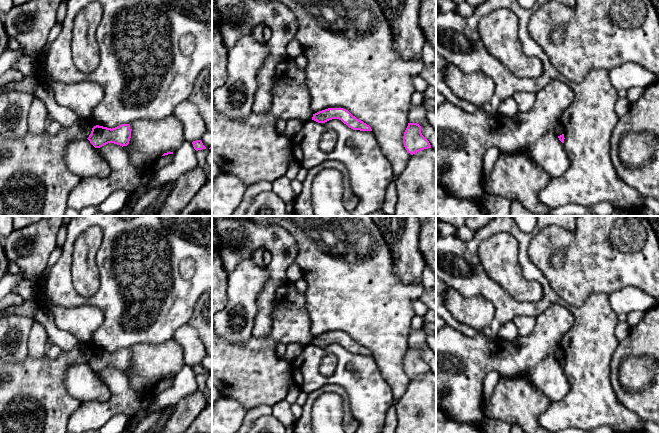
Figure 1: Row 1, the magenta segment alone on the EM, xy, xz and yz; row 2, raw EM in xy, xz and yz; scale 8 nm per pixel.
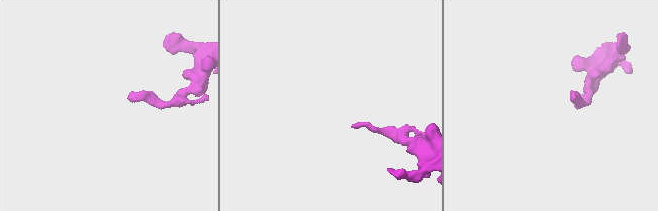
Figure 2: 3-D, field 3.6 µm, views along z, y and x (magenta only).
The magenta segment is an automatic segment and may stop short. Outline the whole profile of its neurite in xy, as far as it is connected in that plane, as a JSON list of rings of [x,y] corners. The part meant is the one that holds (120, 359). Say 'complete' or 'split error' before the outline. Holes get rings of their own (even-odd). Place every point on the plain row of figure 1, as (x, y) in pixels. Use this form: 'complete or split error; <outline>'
complete; [[[121,348],[115,352],[96,349],[92,352],[87,362],[95,372],[100,372],[108,367],[127,370],[131,362],[130,348]]]

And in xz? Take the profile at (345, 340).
complete; [[[328,332],[313,338],[312,344],[318,347],[325,347],[332,343],[339,343],[349,352],[360,355],[372,355],[371,351],[357,343],[344,332]]]

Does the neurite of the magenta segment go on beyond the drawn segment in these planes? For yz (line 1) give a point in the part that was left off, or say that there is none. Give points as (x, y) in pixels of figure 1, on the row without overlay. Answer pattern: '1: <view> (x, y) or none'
1: none

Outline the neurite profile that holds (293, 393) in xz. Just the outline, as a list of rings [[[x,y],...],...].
[[[295,384],[292,386],[291,389],[288,390],[287,395],[285,397],[285,400],[292,405],[293,403],[296,403],[297,398],[299,396],[300,393],[300,389],[298,388],[298,386]]]

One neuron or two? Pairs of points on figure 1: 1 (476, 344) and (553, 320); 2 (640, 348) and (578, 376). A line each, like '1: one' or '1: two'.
1: one
2: two

